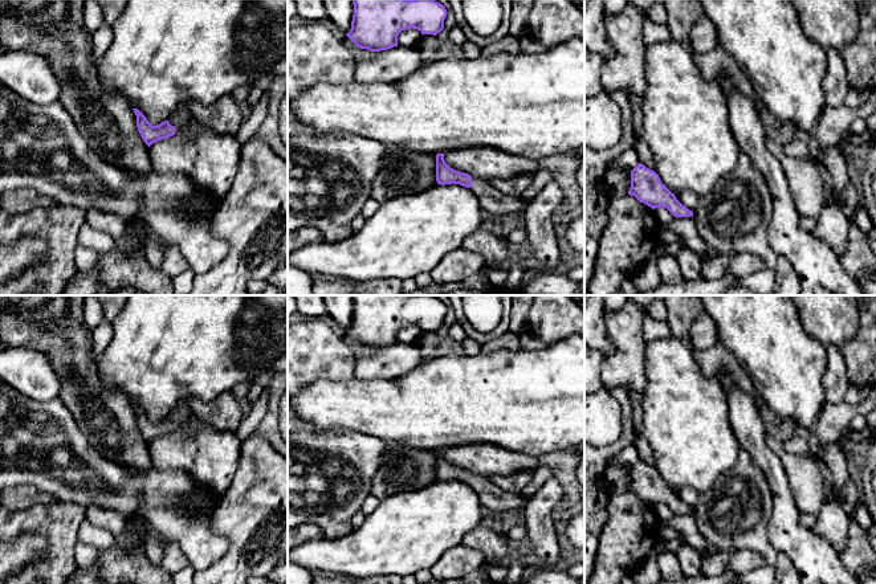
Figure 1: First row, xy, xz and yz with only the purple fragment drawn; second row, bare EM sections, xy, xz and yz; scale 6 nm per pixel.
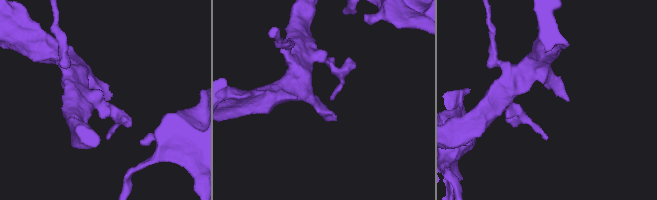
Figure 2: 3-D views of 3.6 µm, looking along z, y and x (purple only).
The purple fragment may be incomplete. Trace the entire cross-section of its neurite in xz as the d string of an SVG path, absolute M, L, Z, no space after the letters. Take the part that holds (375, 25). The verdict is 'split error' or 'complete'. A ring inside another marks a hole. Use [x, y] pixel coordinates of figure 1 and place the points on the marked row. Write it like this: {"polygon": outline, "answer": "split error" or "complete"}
{"polygon": "M353 0L351 29L346 34L370 52L398 46L402 30L413 28L436 36L444 29L447 9L435 0Z", "answer": "complete"}

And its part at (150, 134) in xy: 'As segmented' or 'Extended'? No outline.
Extended

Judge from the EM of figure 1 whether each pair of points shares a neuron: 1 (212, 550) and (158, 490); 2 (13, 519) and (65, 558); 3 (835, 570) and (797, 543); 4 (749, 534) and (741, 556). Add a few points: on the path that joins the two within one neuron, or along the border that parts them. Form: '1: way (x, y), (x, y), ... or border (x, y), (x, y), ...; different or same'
1: way (198, 535), (171, 505); same
2: way (28, 521), (37, 521), (60, 543); same
3: way (826, 567), (806, 550); same
4: border (737, 548), (753, 550), (766, 563); different

